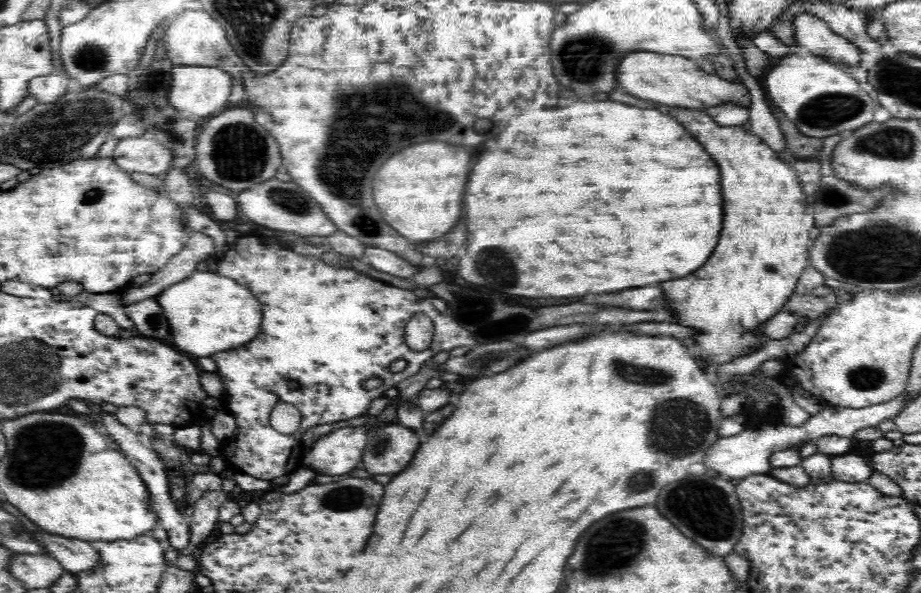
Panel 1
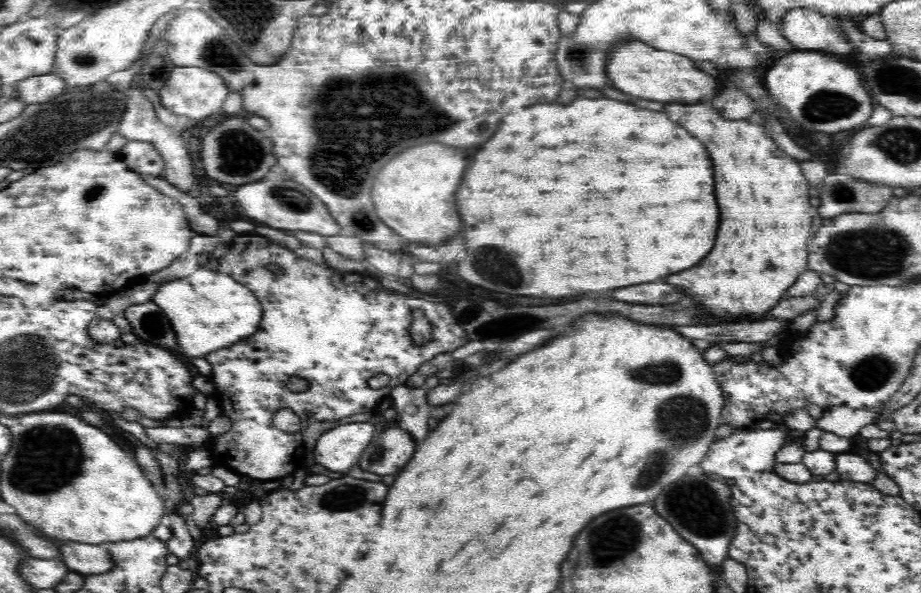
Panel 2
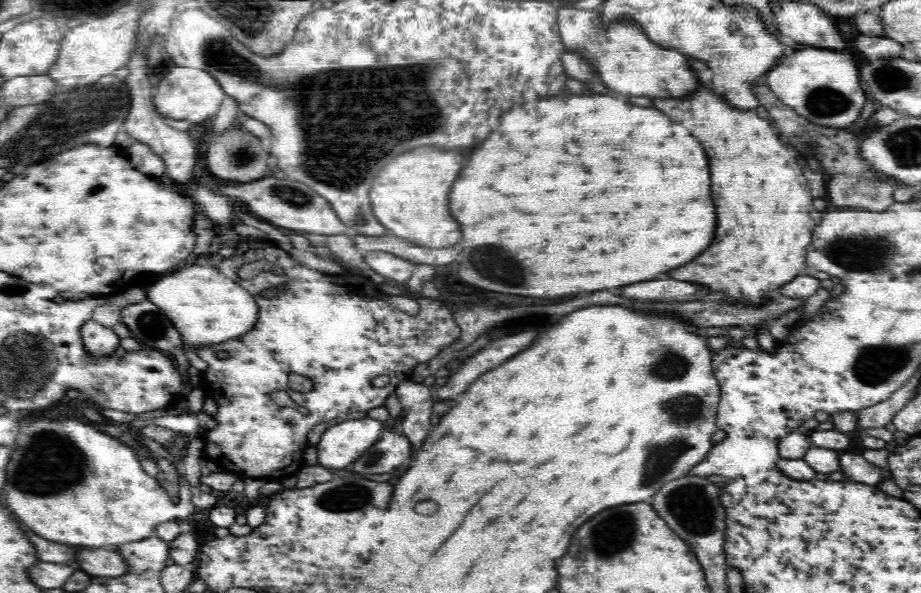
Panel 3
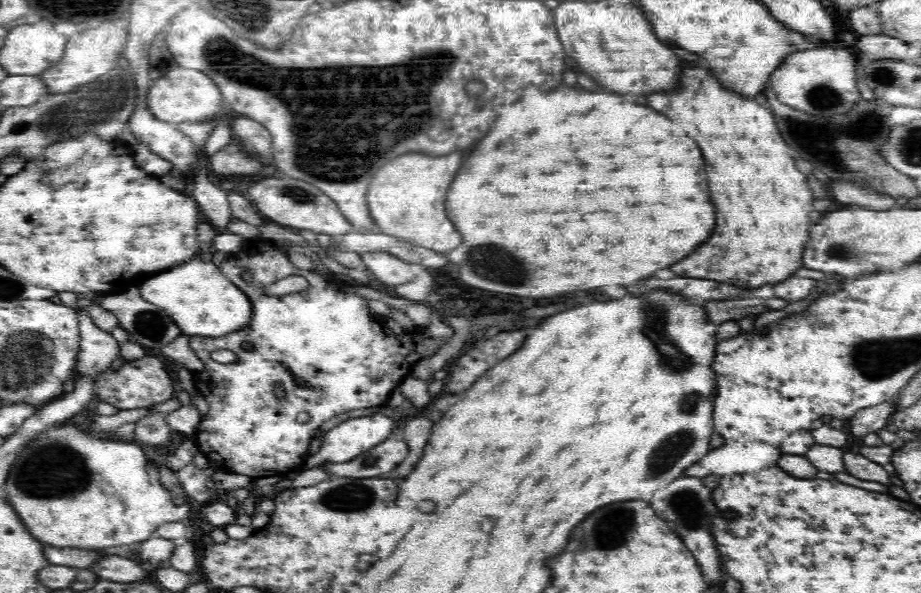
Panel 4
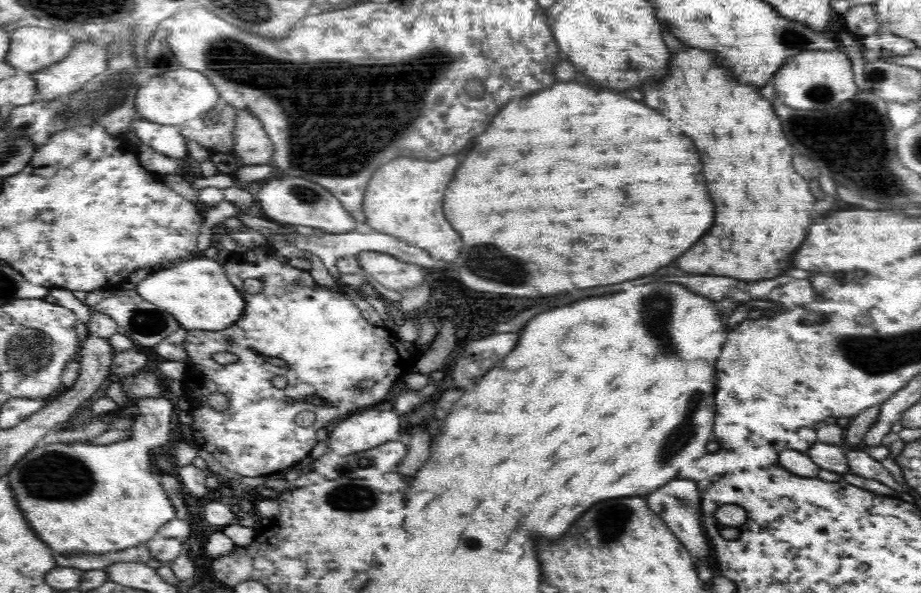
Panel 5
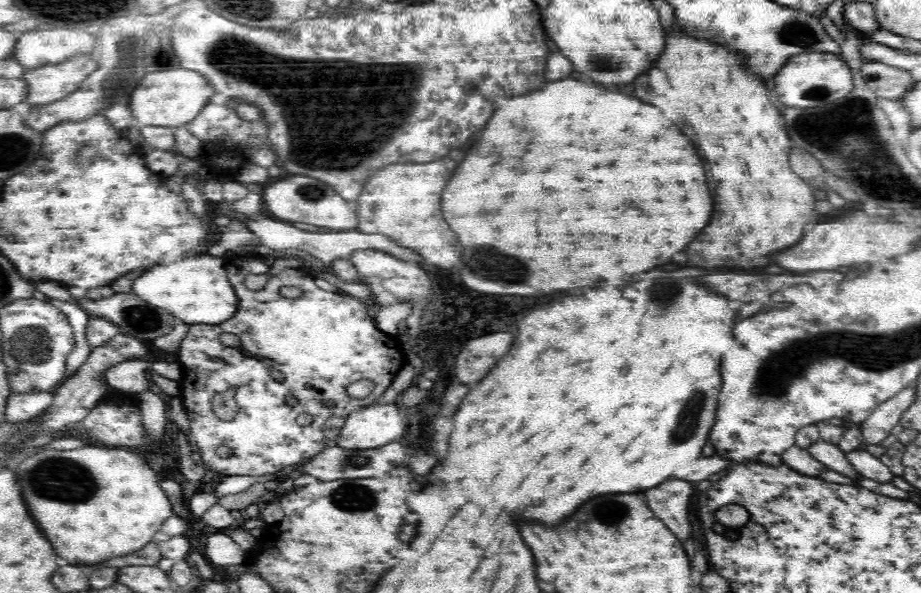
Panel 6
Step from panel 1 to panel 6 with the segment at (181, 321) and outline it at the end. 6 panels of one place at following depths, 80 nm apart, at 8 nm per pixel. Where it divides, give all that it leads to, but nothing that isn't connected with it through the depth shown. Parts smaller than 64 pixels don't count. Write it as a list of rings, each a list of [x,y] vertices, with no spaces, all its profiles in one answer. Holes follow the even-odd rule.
[[[208,252],[184,258],[178,262],[152,266],[142,272],[132,284],[131,293],[159,309],[170,311],[176,318],[189,325],[220,326],[238,311],[238,297],[227,277],[228,261]]]

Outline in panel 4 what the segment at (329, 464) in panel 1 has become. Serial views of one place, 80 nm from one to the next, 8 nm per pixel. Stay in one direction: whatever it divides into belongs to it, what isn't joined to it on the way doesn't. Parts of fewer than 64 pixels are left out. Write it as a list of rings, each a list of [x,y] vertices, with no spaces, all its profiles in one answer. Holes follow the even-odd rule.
[[[373,414],[372,416],[361,416],[351,418],[341,422],[334,428],[323,433],[324,444],[320,447],[320,452],[312,456],[312,466],[318,466],[325,462],[348,462],[362,454],[364,450],[384,442],[394,430],[394,418],[384,414]]]

